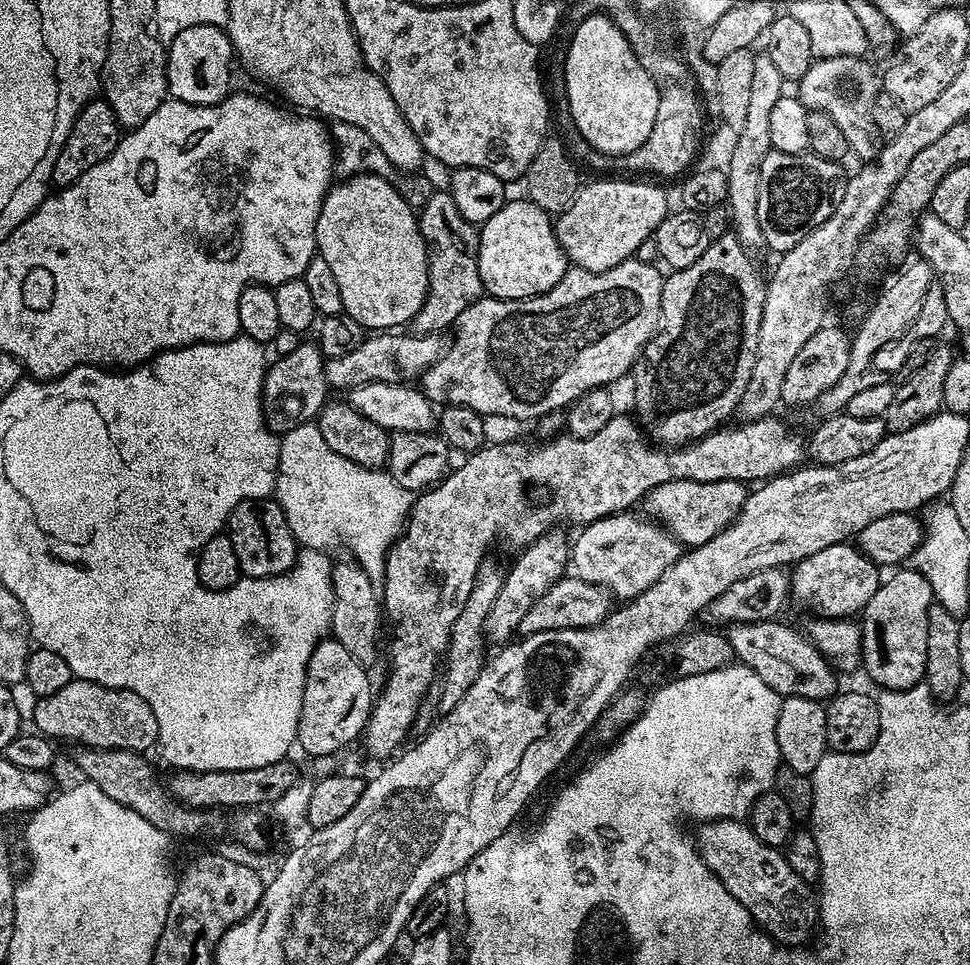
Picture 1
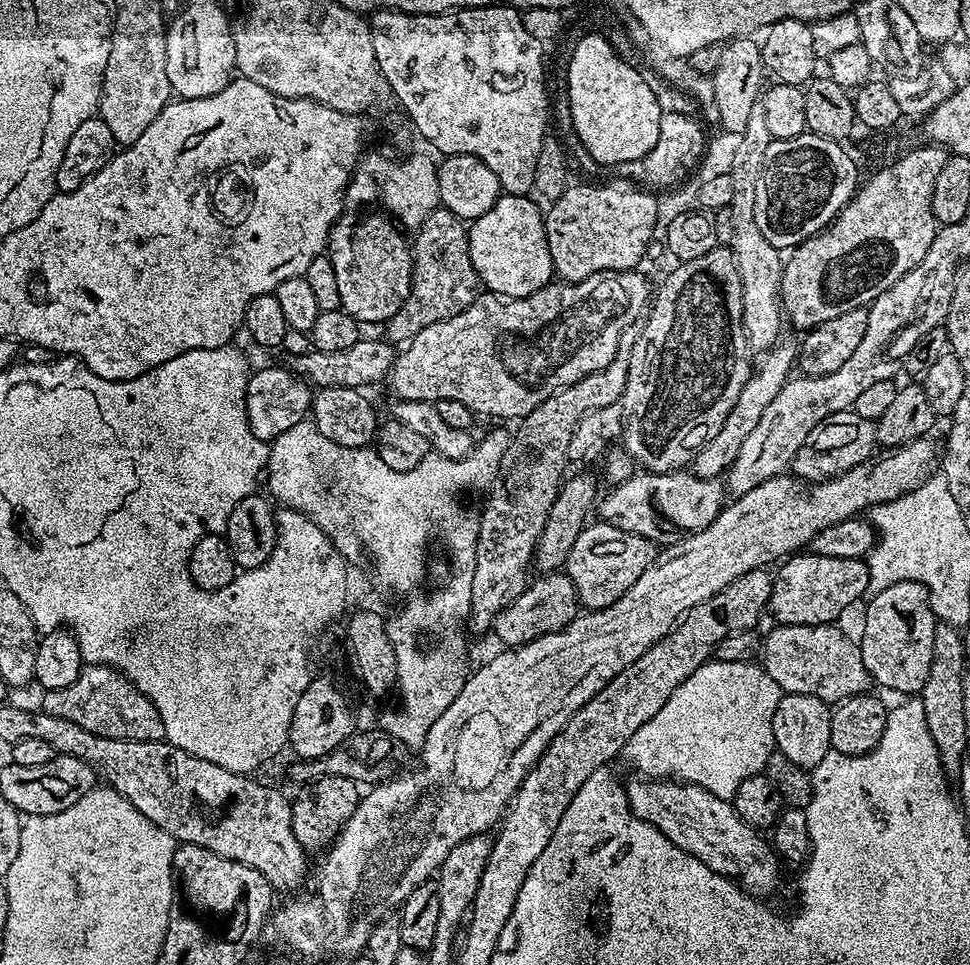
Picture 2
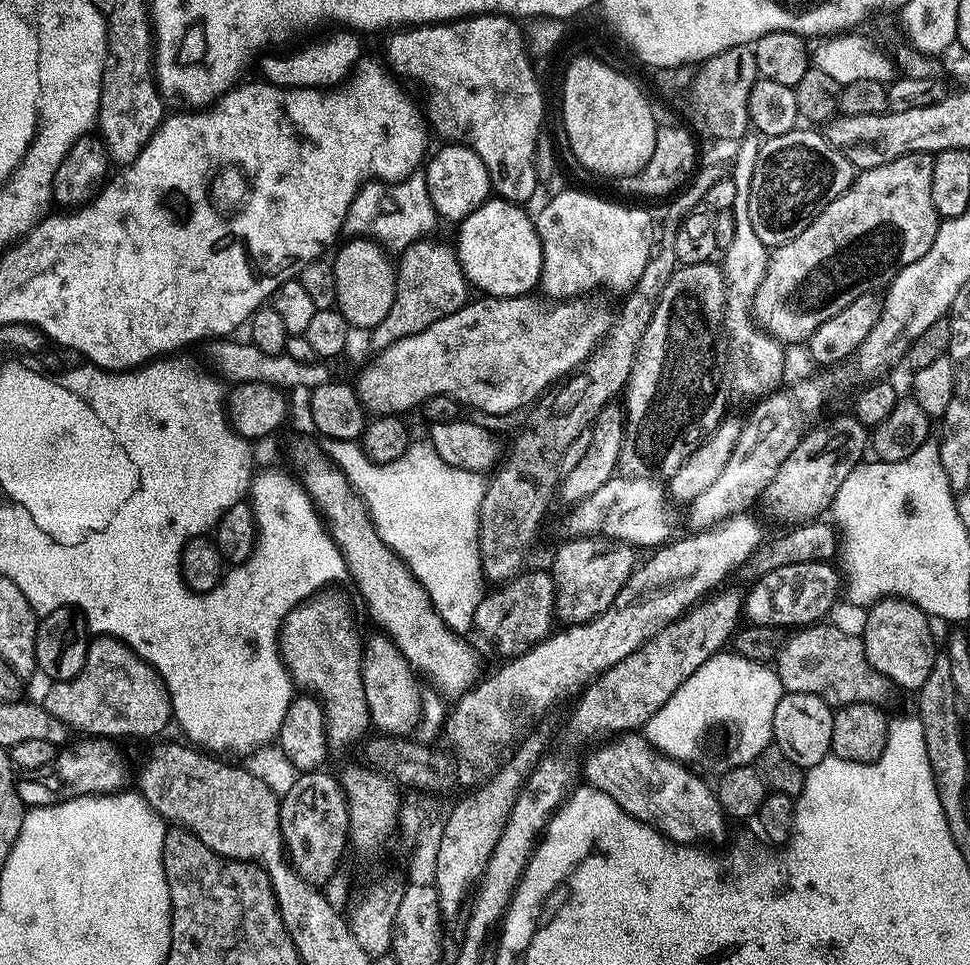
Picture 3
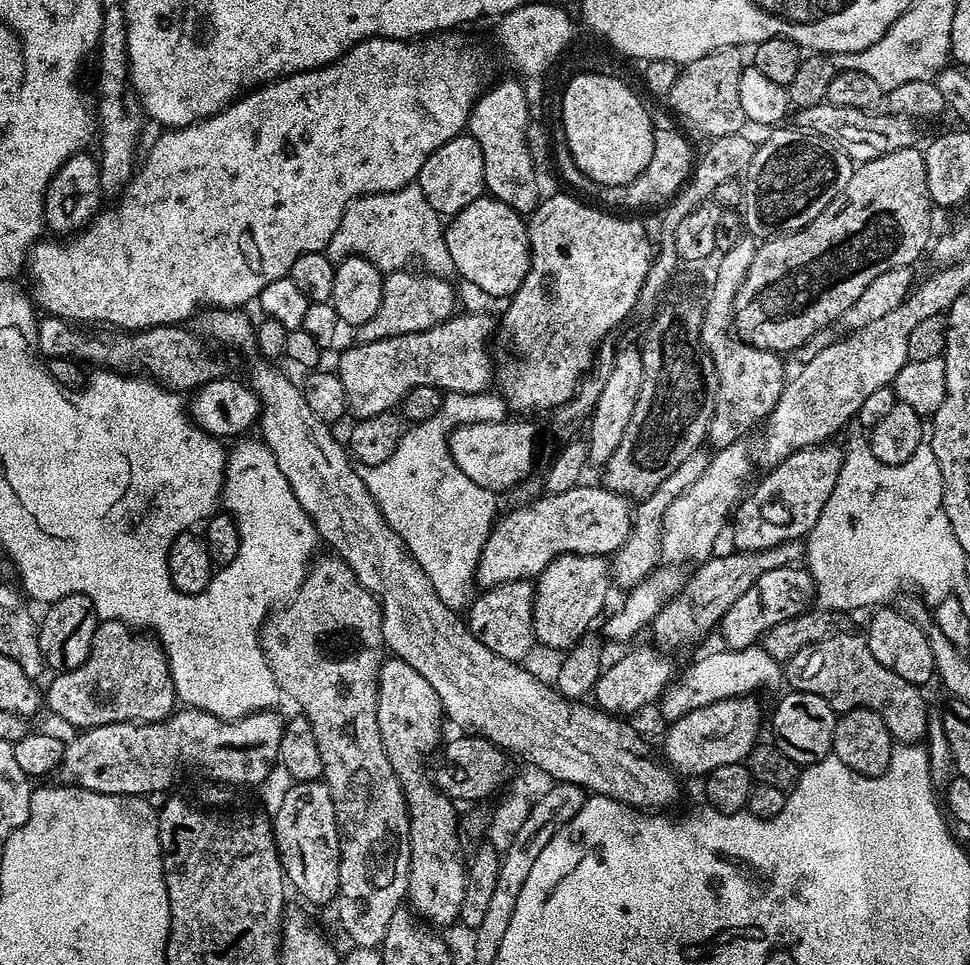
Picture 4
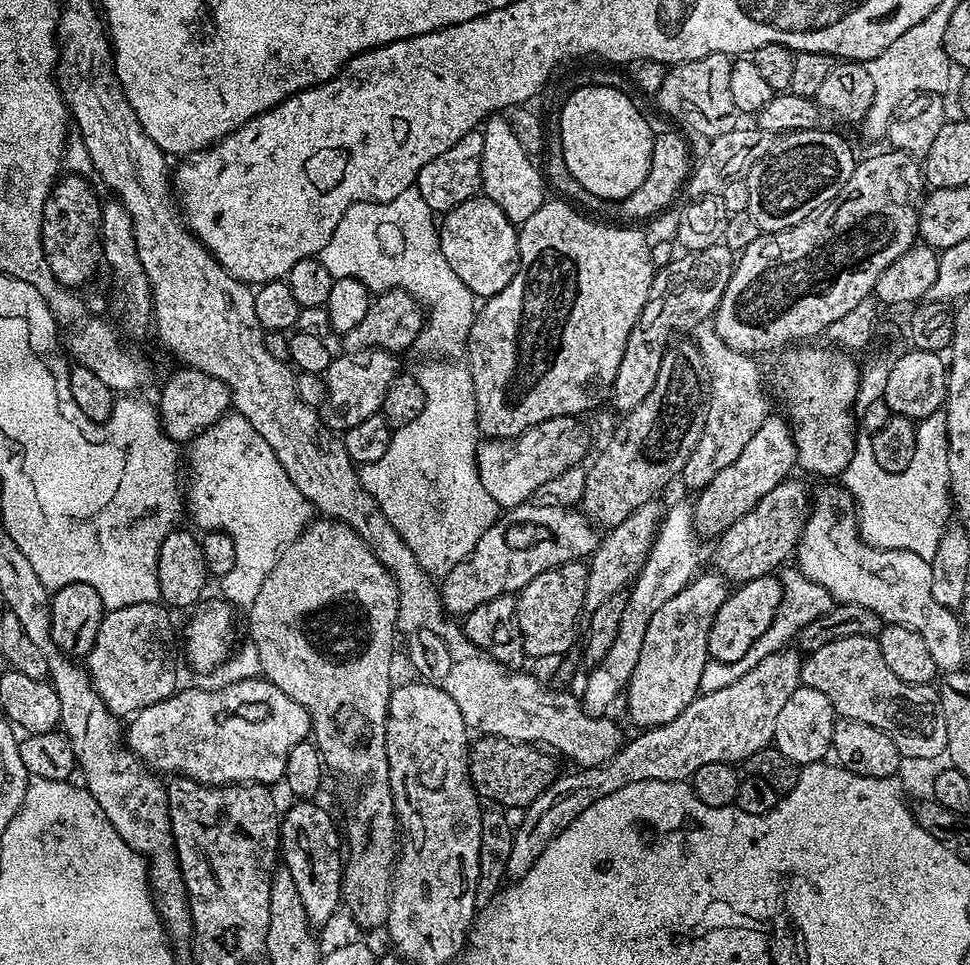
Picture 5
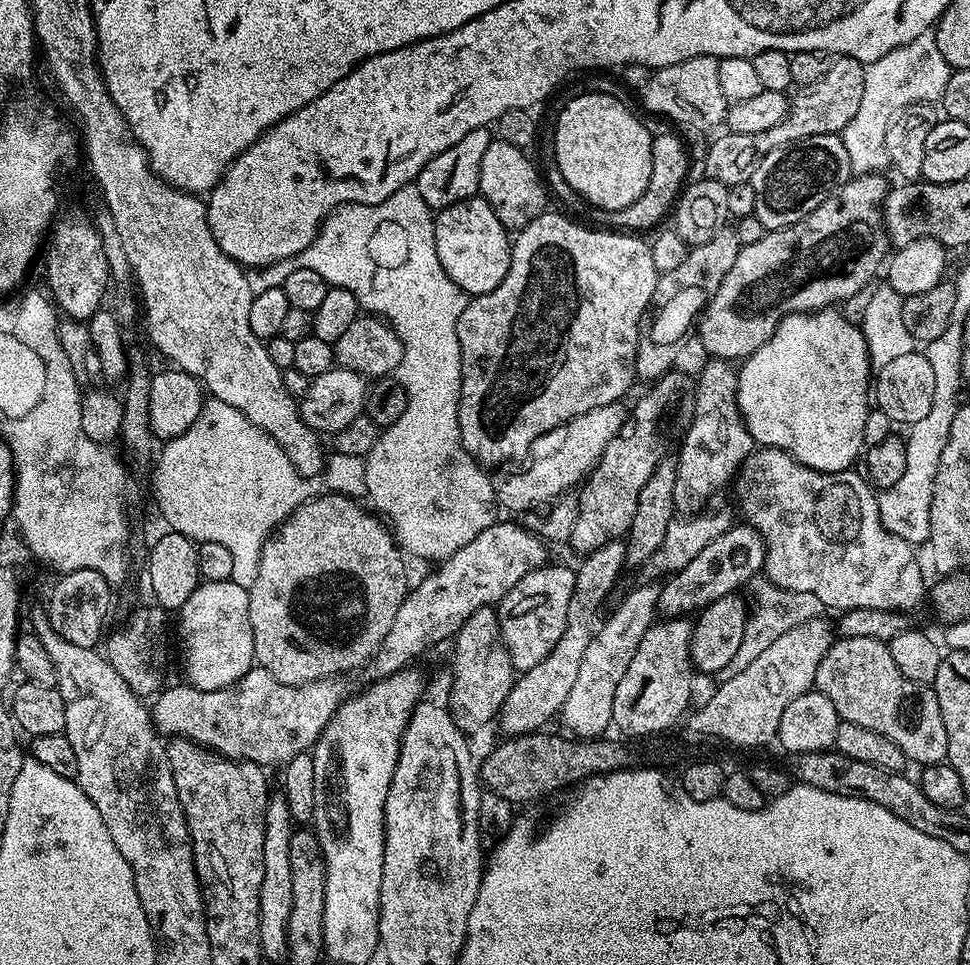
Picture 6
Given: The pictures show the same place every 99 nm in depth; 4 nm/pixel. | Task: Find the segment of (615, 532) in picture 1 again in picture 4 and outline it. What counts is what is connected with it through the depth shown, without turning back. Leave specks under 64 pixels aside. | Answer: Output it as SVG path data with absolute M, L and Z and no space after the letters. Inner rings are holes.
M559 556L554 558L554 562L550 562L550 566L540 571L534 587L536 597L532 625L536 644L568 650L579 642L584 632L593 627L592 623L596 619L601 619L600 611L608 600L608 588L610 589L610 564L603 556Z

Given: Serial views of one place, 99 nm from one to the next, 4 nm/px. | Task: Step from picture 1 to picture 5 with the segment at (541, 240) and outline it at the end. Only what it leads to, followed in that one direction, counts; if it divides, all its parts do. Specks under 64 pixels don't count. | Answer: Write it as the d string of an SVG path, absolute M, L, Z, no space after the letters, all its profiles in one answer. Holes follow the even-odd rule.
M477 194L443 213L438 231L442 254L446 254L450 270L466 282L473 296L487 298L510 286L510 278L514 278L520 261L518 228L487 196Z

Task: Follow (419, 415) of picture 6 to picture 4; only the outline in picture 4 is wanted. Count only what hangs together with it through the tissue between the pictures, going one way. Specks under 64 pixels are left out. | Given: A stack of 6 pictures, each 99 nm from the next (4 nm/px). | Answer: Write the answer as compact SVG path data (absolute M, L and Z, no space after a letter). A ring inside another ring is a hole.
M413 182L397 192L377 192L374 196L358 196L351 200L326 251L333 262L361 256L384 274L407 269L417 260L420 263L417 265L428 275L451 281L456 276L456 267L446 246L444 229L440 213L426 202L426 194L422 194L419 183ZM447 393L438 414L421 424L412 424L400 437L398 450L386 462L359 469L362 482L366 482L380 513L400 535L408 553L422 566L438 598L448 608L469 607L474 596L476 567L498 514L497 493L478 486L478 482L470 482L458 470L448 449L448 435L461 424L502 422L505 418L506 405L498 394Z

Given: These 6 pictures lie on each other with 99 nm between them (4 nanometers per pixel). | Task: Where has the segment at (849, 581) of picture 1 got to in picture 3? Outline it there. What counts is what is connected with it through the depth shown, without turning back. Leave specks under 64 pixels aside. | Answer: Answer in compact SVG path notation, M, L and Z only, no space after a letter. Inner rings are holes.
M828 562L778 566L778 570L767 572L757 584L760 585L746 596L746 616L749 616L749 621L771 622L776 626L812 626L823 621L827 617L824 615L835 606L836 595L839 597L842 592L841 573Z

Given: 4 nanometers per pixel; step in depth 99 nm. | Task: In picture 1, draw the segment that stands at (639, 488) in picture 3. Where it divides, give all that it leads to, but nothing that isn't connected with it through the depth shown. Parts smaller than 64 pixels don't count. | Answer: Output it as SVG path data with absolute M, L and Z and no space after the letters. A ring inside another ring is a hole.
M671 480L654 486L642 500L642 508L651 519L661 523L681 545L705 544L728 528L744 508L749 489L738 480L696 482L694 480Z

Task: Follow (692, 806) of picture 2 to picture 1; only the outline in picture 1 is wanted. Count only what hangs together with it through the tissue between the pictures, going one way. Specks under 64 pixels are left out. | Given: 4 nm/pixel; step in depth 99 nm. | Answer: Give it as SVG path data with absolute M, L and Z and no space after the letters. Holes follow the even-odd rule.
M706 820L695 825L696 836L694 843L696 850L706 862L711 872L715 872L717 878L730 890L742 906L752 915L752 921L764 932L768 933L777 944L781 946L804 946L813 939L818 928L818 900L813 889L794 870L790 870L790 862L787 855L779 848L766 846L752 833L747 823L739 820Z

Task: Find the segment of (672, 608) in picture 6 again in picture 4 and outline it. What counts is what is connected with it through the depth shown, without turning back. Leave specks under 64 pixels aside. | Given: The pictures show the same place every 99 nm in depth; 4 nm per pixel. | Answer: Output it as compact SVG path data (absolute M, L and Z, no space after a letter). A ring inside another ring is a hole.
M825 442L814 448L803 448L775 465L756 489L741 499L730 524L732 540L741 552L757 552L782 542L800 540L815 529L818 518L834 494L845 449L836 442Z

